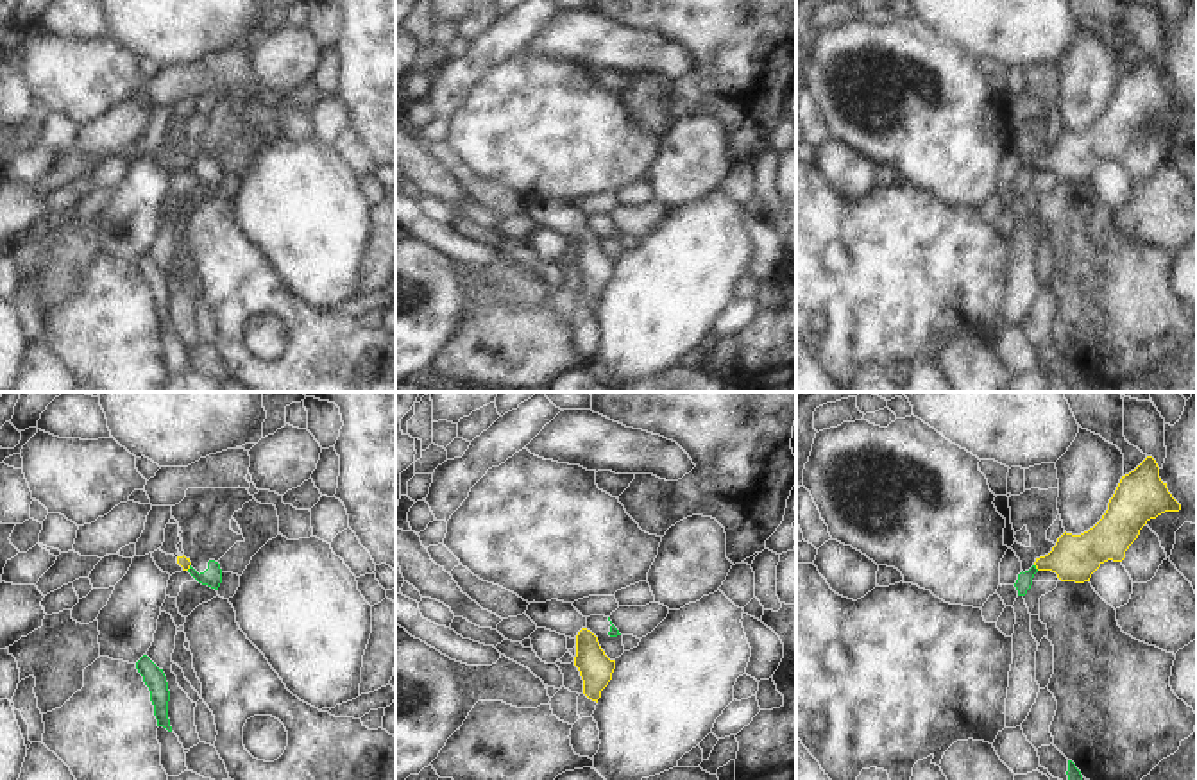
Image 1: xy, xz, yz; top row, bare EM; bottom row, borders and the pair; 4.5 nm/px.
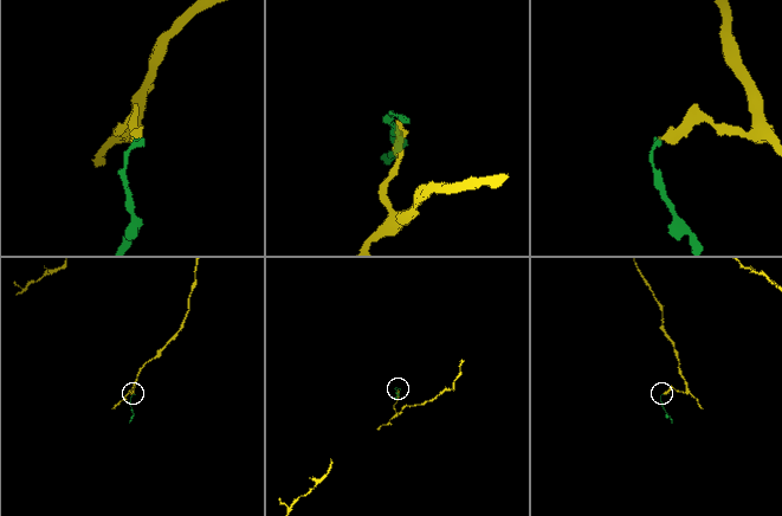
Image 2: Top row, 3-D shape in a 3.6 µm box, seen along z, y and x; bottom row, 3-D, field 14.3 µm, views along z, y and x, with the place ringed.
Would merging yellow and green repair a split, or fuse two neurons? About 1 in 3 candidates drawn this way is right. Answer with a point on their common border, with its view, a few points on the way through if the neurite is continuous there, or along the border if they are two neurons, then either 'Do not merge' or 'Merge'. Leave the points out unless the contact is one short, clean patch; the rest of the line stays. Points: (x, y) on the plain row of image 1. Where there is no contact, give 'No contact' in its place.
Touches yellow at yz (1036, 167). Boundary: yz (1035, 163), (1038, 169). Do not merge

